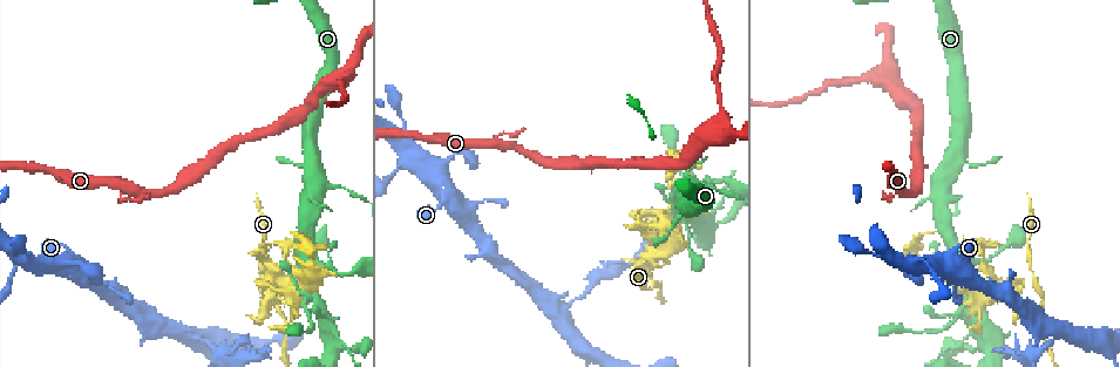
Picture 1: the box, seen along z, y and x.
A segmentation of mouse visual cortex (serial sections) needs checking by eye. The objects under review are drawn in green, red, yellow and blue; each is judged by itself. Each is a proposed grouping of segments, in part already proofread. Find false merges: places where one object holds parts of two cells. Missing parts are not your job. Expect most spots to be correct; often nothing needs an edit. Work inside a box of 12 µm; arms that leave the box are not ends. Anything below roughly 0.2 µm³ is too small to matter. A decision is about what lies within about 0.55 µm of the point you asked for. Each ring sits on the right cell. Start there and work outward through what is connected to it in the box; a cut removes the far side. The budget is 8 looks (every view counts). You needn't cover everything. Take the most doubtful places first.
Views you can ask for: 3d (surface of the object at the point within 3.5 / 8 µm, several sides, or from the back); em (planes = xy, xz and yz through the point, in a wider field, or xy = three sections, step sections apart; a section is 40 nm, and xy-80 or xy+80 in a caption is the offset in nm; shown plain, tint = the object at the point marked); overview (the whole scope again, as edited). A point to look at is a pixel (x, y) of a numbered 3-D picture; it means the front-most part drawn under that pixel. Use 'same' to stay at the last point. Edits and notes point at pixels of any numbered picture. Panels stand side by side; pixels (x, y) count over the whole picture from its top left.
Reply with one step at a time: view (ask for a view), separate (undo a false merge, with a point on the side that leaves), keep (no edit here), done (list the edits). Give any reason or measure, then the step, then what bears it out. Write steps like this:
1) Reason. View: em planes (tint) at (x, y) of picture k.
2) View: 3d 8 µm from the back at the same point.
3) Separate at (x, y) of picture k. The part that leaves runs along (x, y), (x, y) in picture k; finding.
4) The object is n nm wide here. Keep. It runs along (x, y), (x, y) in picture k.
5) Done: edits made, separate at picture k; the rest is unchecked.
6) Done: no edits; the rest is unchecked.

Arms part here. View: 3d 3.5 µm at (275, 307) of picture 1.

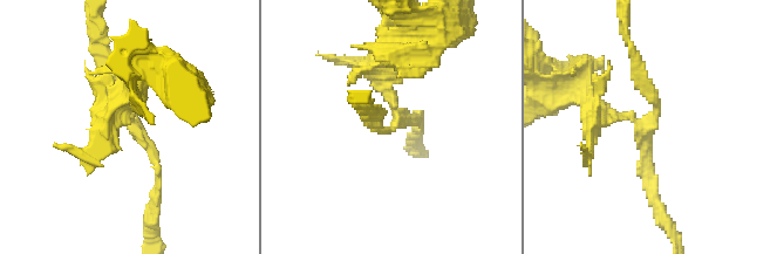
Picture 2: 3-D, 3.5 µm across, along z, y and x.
View: em planes (tint) at (394, 125) of picture 2.

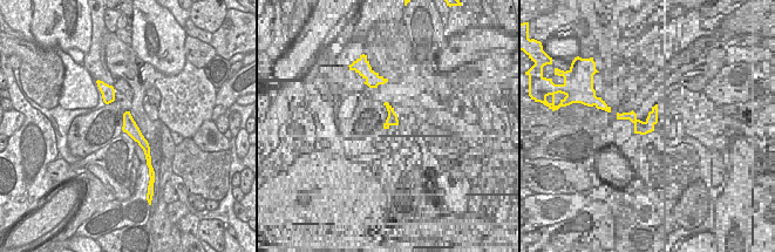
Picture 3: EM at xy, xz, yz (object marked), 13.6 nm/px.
Separate at (116, 110) of picture 2. The part that leaves runs along (130, 117), (134, 81), (167, 70) in picture 2; a second cell is stuck on.

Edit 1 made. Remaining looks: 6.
View: em xy step 3 (tint) at (324, 187) of picture 1.

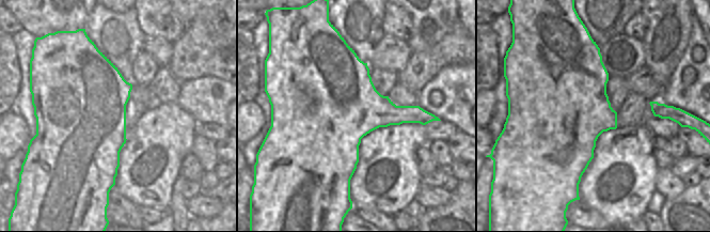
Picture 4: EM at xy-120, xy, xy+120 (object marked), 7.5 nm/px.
See where the arms go. View: 3d 3.5 µm at the same point.

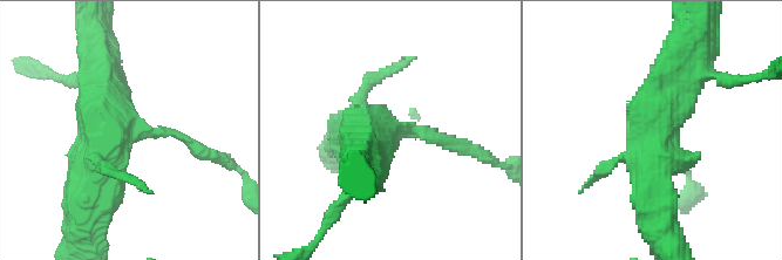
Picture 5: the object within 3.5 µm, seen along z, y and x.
Keep. It runs along (691, 57), (654, 111), (648, 202) in picture 5; continuous, no second cell.

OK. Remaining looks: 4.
Redraw. View: overview.

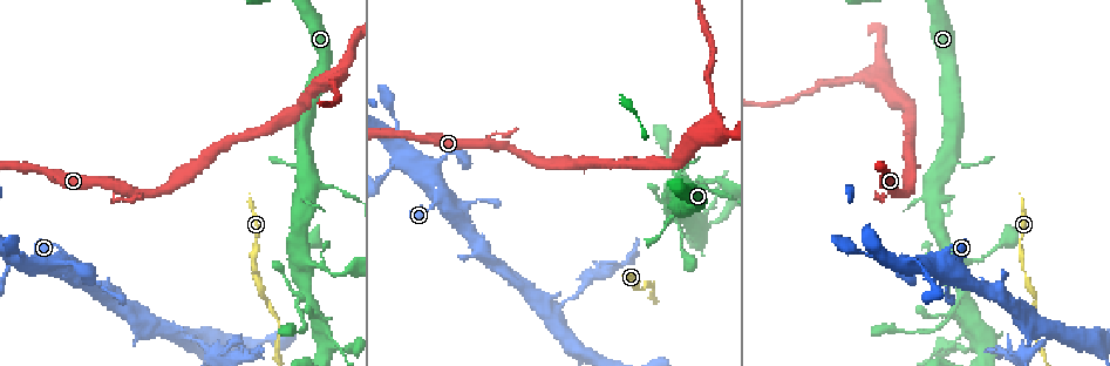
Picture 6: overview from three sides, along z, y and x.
Thin neck. View: 3d 3.5 µm at (491, 140) of picture 6.

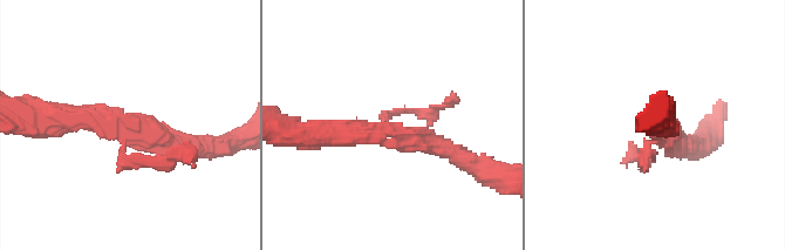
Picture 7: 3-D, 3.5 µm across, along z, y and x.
View: em xy step 5 (tint) at (125, 131) of picture 7.

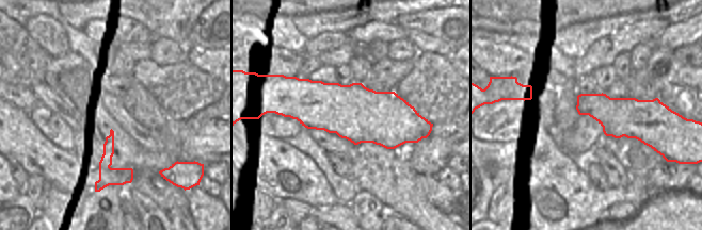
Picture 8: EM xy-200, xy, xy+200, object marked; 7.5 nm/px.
Keep. It runs along (281, 110), (348, 110), (421, 127) in picture 8; continuous, no second cell.

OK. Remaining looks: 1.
Done: edits made, separate at picture 2; the rest is unchecked.

